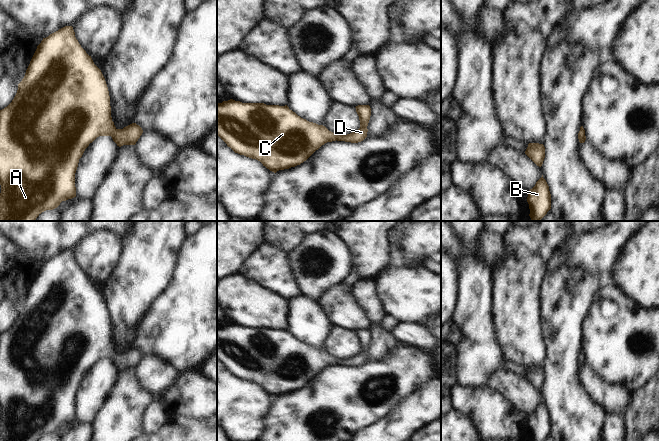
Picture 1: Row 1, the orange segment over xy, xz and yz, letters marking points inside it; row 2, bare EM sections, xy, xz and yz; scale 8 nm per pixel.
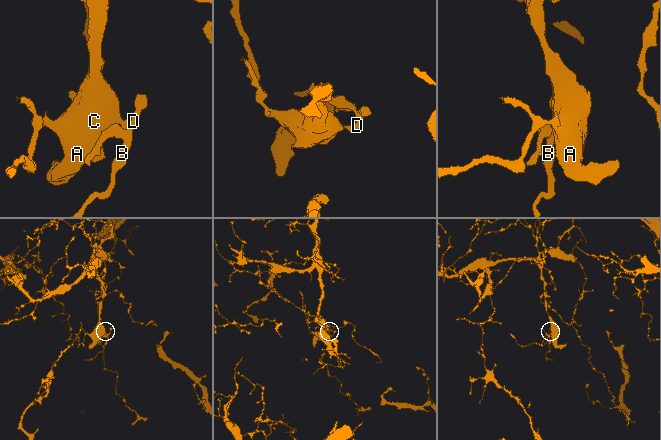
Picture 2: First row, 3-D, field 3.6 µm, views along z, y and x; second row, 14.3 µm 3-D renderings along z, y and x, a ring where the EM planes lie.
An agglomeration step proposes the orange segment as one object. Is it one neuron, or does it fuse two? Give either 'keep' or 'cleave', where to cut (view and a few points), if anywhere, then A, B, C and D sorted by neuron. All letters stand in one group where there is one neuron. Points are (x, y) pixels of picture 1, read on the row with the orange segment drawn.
keep; cut none; groups A B C D

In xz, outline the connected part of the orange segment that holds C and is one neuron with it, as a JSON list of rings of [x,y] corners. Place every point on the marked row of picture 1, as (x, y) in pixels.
[[[230,99],[217,103],[217,135],[235,153],[260,161],[270,171],[289,169],[306,161],[327,142],[345,141],[358,143],[367,137],[367,126],[371,116],[369,105],[355,107],[360,128],[347,135],[338,135],[325,126],[309,122],[289,109],[287,105],[266,105],[264,103],[242,103]]]

